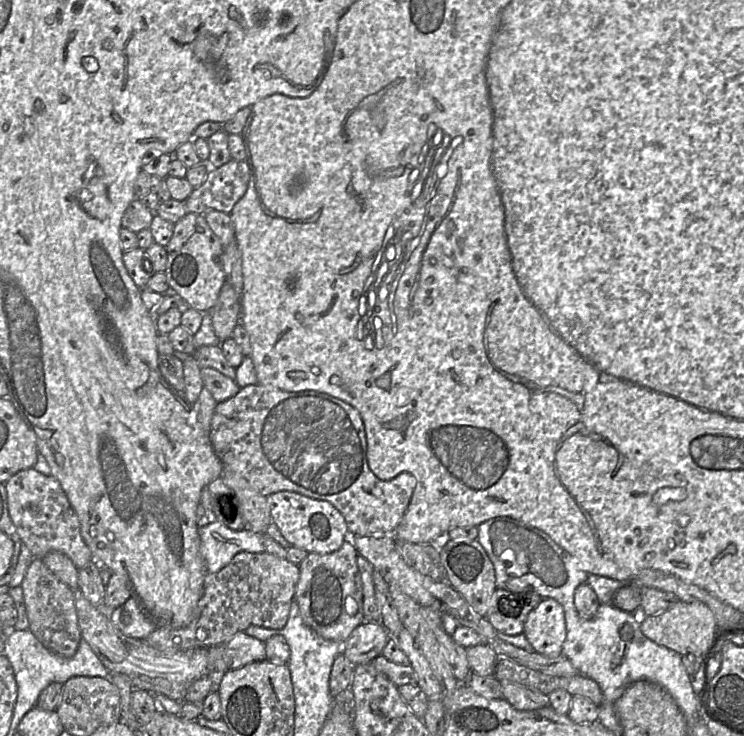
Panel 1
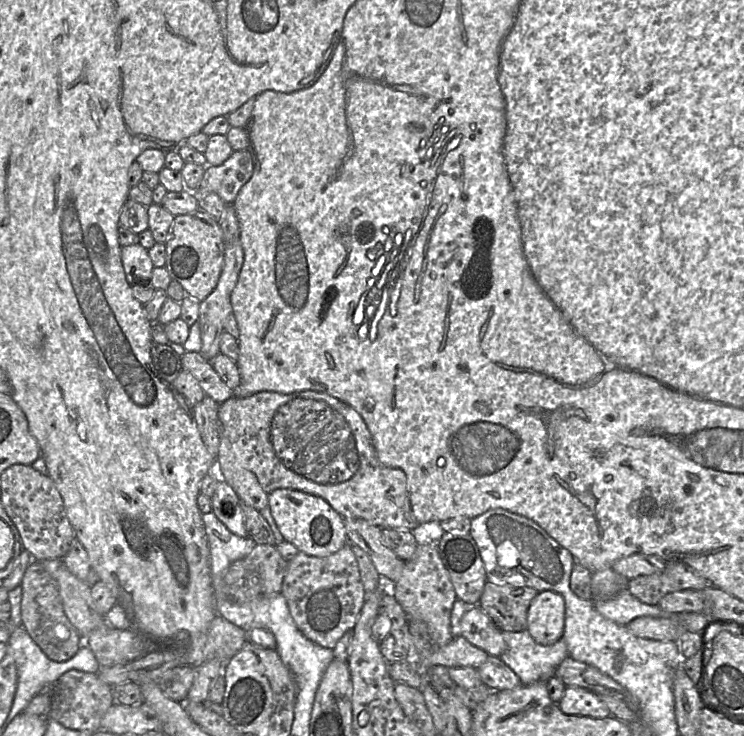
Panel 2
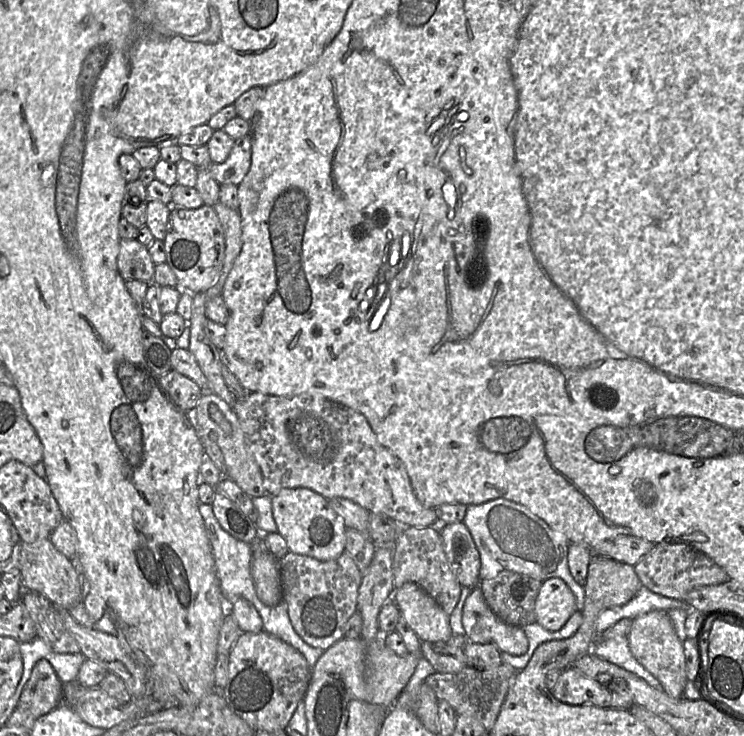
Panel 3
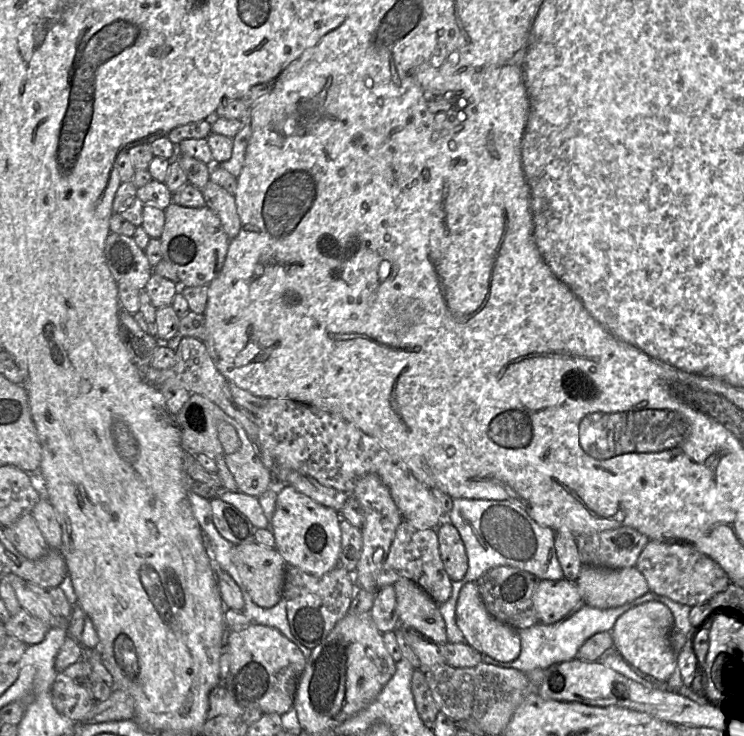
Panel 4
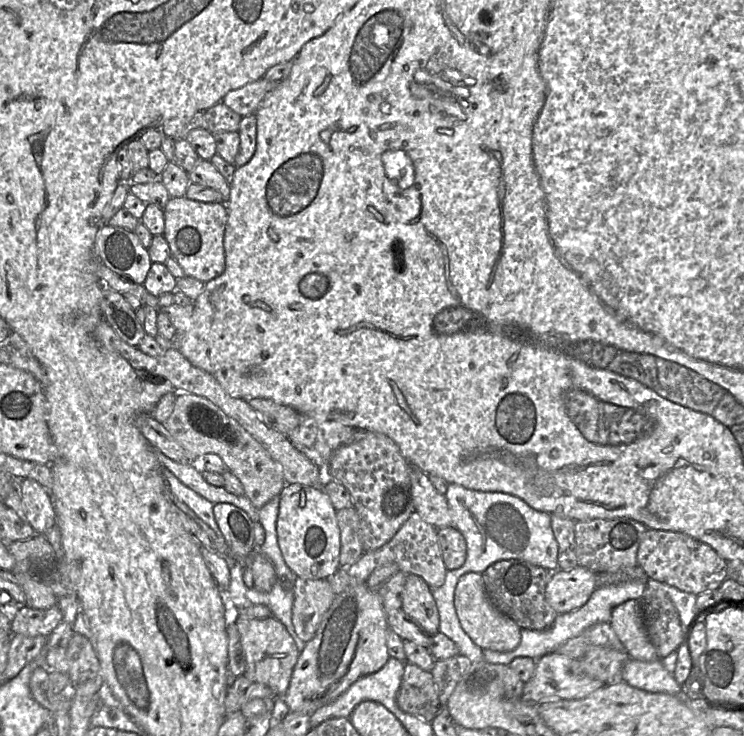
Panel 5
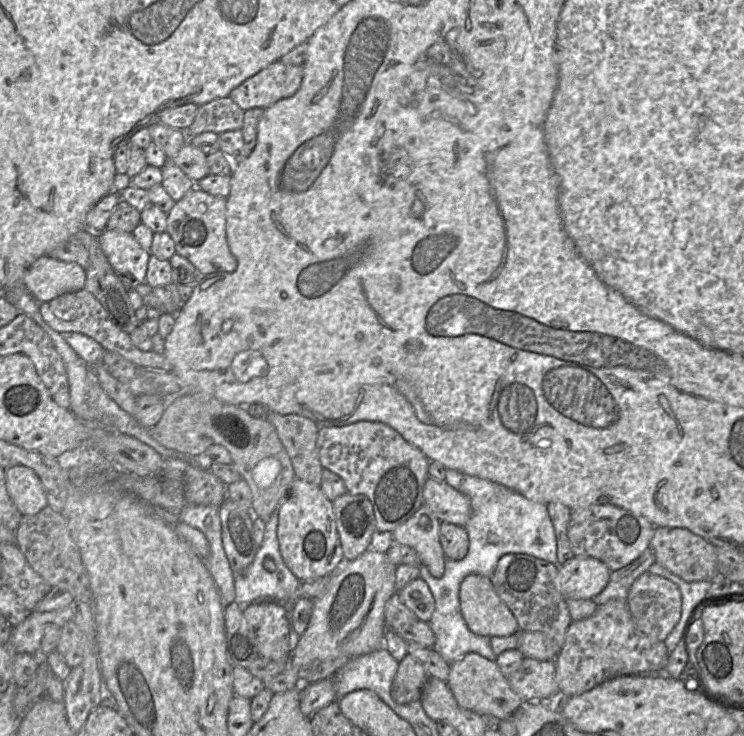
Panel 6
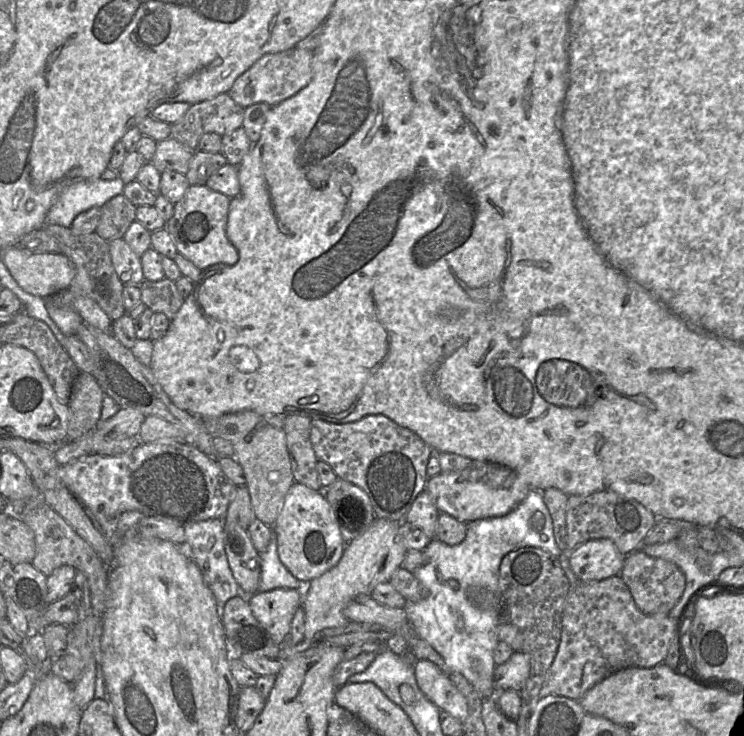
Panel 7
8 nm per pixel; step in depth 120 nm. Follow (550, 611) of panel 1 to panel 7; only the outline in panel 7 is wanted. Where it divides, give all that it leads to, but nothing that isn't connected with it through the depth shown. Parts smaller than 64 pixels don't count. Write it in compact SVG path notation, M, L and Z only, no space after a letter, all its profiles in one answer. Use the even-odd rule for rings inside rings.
M608 539L590 540L569 555L569 566L580 582L620 575L626 556Z

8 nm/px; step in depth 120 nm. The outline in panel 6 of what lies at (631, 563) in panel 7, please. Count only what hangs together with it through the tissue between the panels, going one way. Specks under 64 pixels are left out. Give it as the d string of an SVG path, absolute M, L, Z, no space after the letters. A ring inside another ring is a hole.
M649 571L635 579L626 601L637 630L655 641L665 641L681 616L681 593L678 586Z

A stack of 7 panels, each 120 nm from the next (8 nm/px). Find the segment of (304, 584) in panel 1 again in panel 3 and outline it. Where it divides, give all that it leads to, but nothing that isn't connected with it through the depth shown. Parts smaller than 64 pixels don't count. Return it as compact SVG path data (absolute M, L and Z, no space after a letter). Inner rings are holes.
M345 550L337 558L329 561L320 561L289 551L279 559L279 569L282 599L287 603L289 619L294 630L310 646L326 651L343 638L346 622L357 611L358 589L362 574Z

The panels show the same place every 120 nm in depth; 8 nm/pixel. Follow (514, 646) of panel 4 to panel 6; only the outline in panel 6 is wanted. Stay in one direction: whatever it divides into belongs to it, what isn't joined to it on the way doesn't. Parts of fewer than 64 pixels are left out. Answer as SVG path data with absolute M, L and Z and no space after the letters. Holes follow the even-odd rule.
M472 573L463 578L459 605L467 627L477 635L505 637L520 631L516 618L484 575Z

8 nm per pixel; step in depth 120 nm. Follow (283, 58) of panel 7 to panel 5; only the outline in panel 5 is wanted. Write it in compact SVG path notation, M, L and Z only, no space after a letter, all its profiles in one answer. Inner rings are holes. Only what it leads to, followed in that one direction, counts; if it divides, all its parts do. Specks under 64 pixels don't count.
M265 78L258 79L239 89L230 91L222 102L241 117L254 114L264 97L272 91L278 83Z

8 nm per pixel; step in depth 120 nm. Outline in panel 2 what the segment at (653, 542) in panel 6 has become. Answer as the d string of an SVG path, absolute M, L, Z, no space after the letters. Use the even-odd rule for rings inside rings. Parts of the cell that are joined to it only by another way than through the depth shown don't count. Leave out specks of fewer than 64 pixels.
M666 561L665 568L652 575L641 575L627 583L627 590L635 598L648 605L656 605L667 594L680 590L703 590L713 586L710 582L680 561Z

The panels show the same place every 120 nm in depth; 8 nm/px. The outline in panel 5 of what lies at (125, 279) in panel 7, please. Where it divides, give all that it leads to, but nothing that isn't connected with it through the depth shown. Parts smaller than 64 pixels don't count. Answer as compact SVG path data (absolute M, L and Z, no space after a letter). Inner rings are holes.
M104 223L95 237L95 258L136 284L143 284L152 260L134 232Z

